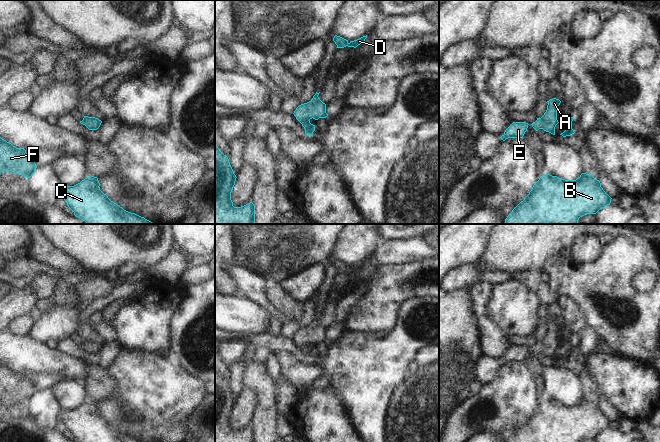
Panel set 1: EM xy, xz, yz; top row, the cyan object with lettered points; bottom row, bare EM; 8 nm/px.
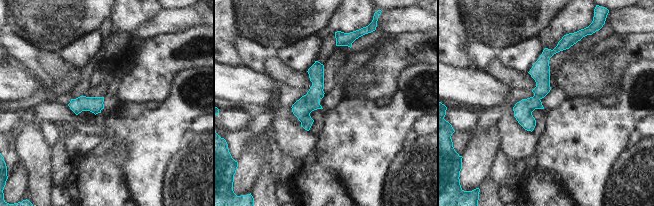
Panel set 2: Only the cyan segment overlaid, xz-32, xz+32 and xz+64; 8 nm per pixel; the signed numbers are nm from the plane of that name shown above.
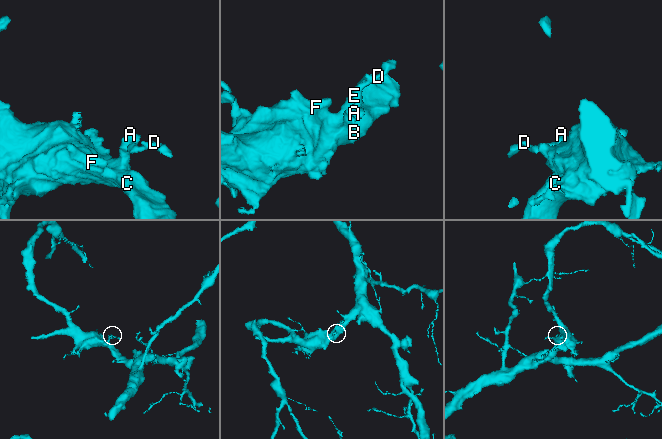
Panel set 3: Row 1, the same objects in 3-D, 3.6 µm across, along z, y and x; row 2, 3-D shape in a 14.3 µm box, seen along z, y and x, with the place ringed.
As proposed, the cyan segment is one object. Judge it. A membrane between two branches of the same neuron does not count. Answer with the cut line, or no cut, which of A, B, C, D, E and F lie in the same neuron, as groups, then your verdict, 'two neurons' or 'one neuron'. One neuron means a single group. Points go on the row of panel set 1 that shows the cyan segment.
no cut | A B C D E F | one neuron

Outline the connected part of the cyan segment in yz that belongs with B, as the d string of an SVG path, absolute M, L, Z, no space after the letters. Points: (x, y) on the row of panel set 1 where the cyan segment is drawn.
M582 173L576 180L565 180L545 174L507 216L505 224L578 224L580 217L596 214L600 209L610 205L611 199L601 187L600 181L592 174Z

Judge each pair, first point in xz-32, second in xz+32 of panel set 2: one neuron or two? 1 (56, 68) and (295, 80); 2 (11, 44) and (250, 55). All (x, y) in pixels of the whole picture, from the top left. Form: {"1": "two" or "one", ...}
{"1": "one", "2": "one"}

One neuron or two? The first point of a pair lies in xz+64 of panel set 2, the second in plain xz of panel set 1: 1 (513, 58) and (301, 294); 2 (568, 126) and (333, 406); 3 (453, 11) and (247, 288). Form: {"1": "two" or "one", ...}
{"1": "one", "2": "two", "3": "two"}

